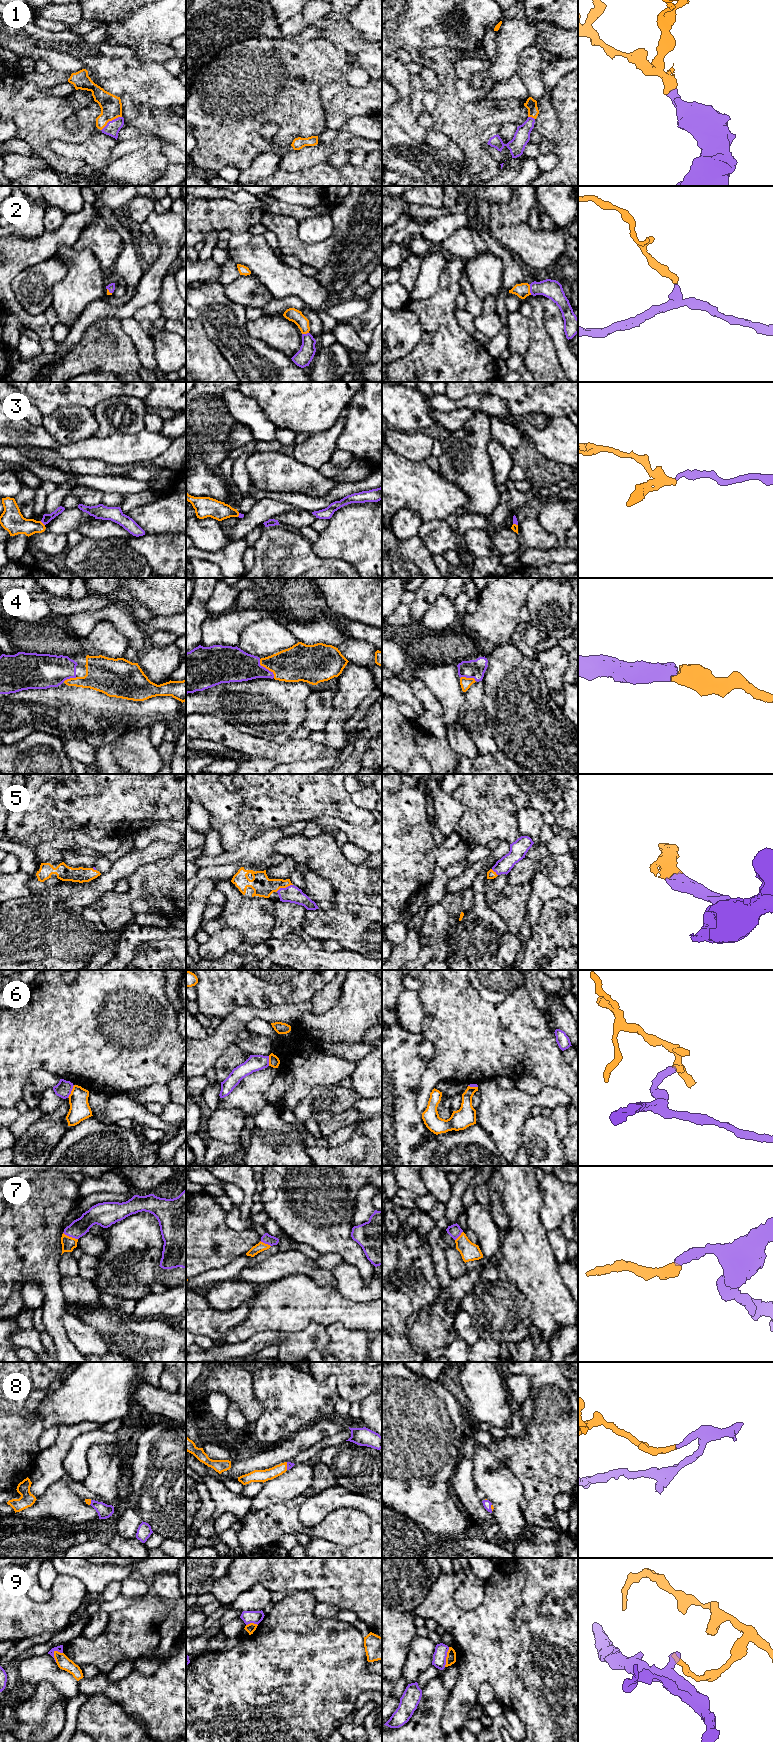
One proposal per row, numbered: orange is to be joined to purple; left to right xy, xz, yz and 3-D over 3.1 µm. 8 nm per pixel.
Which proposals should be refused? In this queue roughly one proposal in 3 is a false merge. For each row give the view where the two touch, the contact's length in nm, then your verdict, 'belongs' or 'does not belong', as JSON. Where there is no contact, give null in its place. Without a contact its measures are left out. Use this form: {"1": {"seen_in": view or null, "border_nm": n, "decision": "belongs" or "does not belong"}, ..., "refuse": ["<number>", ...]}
{"1": {"seen_in": "xy", "border_nm": 200, "decision": "belongs"}, "2": {"seen_in": "yz", "border_nm": 90, "decision": "belongs"}, "3": {"seen_in": "xy", "border_nm": 50, "decision": "belongs"}, "4": {"seen_in": "xz", "border_nm": 200, "decision": "belongs"}, "5": {"seen_in": "xz", "border_nm": 150, "decision": "belongs"}, "6": {"seen_in": "xy", "border_nm": 120, "decision": "does not belong"}, "7": {"seen_in": "xy", "border_nm": 130, "decision": "belongs"}, "8": {"seen_in": "xz", "border_nm": 60, "decision": "belongs"}, "9": {"seen_in": "yz", "border_nm": 170, "decision": "does not belong"}, "refuse": ["6", "9"]}

